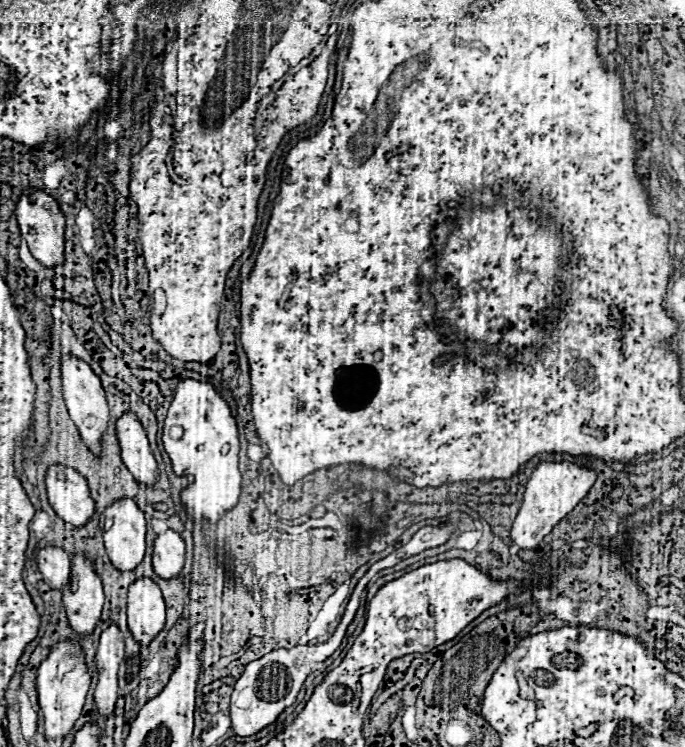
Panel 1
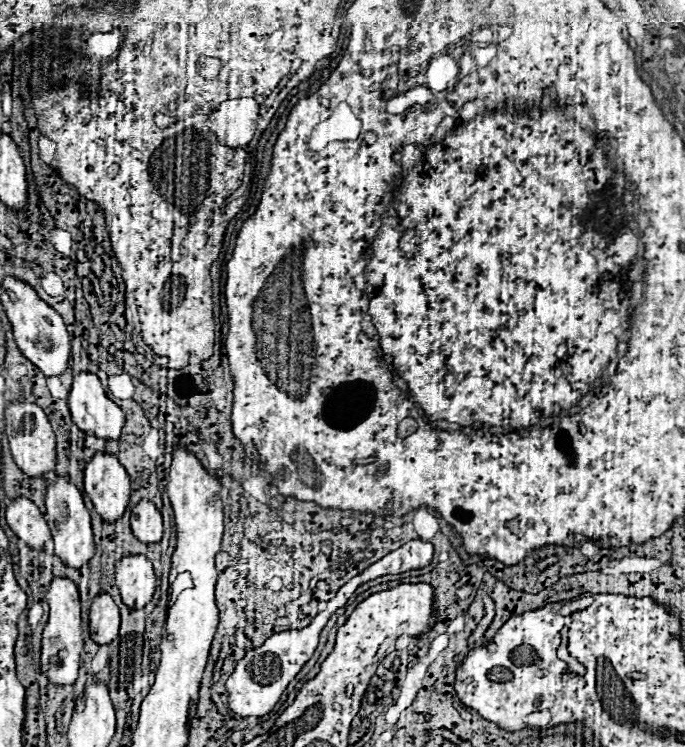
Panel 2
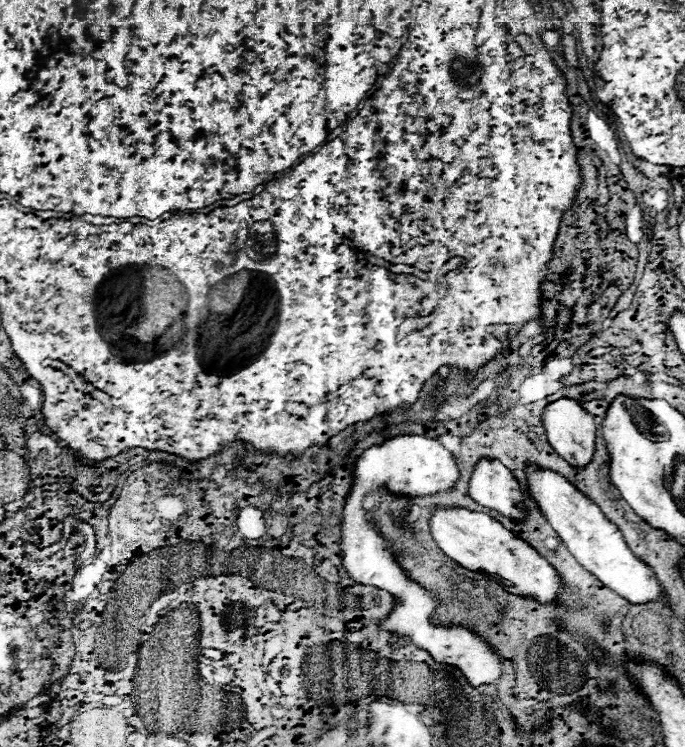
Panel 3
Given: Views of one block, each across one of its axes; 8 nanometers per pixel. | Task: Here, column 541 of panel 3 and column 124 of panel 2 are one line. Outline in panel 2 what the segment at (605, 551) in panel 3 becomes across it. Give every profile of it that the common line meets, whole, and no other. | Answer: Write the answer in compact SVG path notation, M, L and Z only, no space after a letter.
M96 452L86 464L84 492L104 520L114 522L124 514L130 498L130 478L114 454Z

